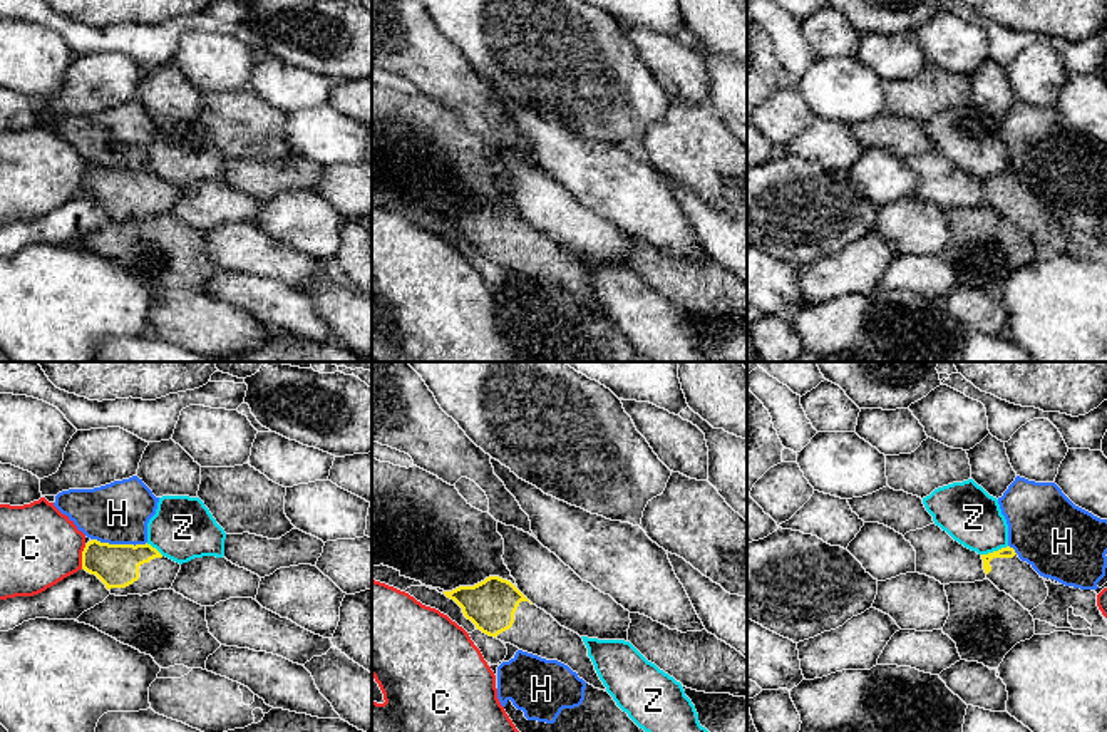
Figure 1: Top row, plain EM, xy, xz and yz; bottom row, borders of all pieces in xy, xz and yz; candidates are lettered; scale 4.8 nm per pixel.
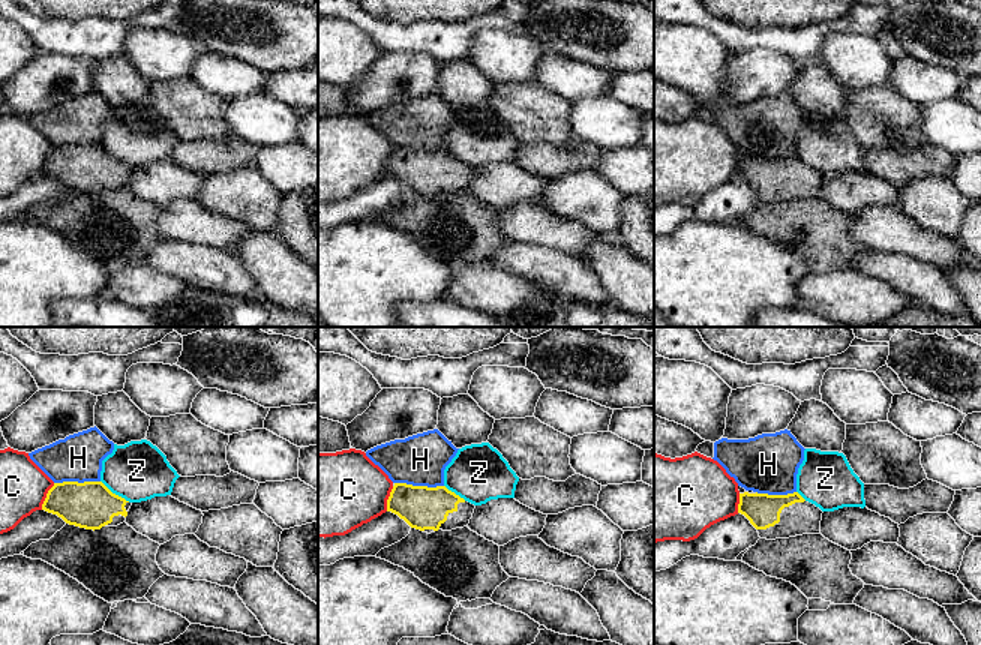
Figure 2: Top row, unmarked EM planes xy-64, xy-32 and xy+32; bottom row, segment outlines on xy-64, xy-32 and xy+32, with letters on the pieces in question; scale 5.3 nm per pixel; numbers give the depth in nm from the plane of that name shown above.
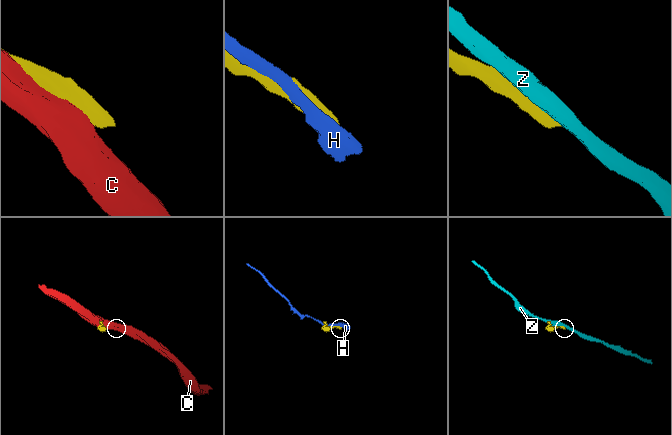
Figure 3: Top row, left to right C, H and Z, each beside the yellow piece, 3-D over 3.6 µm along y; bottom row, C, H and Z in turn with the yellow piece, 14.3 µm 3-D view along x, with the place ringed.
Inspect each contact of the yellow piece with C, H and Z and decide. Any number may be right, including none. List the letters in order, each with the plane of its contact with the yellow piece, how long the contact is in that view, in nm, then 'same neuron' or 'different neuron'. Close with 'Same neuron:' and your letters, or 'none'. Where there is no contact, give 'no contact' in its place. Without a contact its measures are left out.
C: contact in xy; length 120 nm; different neuron
H: contact in xy; length 260 nm; different neuron
Z: contact in yz; length 140 nm; different neuron
Same neuron: none

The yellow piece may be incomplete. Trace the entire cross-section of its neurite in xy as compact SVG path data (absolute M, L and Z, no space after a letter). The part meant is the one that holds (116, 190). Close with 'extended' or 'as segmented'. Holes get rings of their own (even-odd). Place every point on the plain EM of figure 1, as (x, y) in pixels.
M92 164L82 176L82 194L95 199L111 219L149 219L169 214L181 189L151 169L109 169Z; extended

